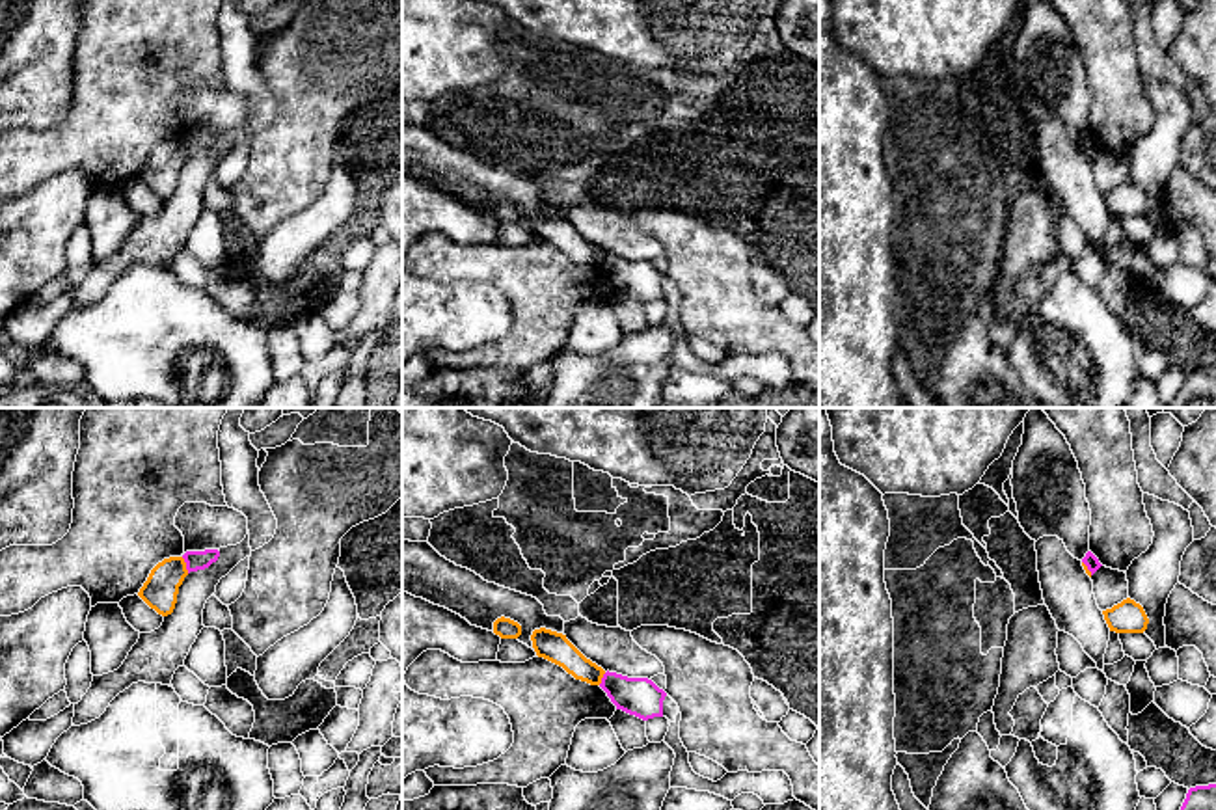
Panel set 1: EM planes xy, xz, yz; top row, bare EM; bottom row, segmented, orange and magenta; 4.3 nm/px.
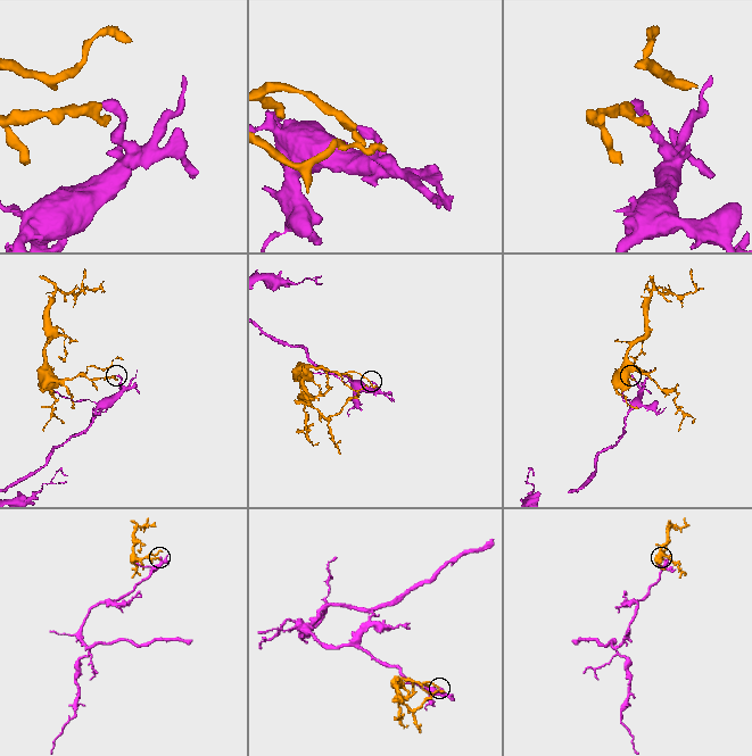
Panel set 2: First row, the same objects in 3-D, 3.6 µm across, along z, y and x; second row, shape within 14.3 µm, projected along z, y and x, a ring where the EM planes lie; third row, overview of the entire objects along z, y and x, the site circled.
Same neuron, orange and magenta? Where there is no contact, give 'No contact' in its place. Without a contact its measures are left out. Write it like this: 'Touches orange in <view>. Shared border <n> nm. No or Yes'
Touches orange in xy. Shared border 80 nm. No

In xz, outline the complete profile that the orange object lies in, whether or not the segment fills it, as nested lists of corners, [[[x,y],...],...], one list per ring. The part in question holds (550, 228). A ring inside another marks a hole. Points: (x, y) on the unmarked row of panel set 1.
[[[540,210],[531,218],[533,231],[538,240],[544,240],[562,250],[575,263],[590,268],[600,268],[605,253],[587,242],[562,216]]]

